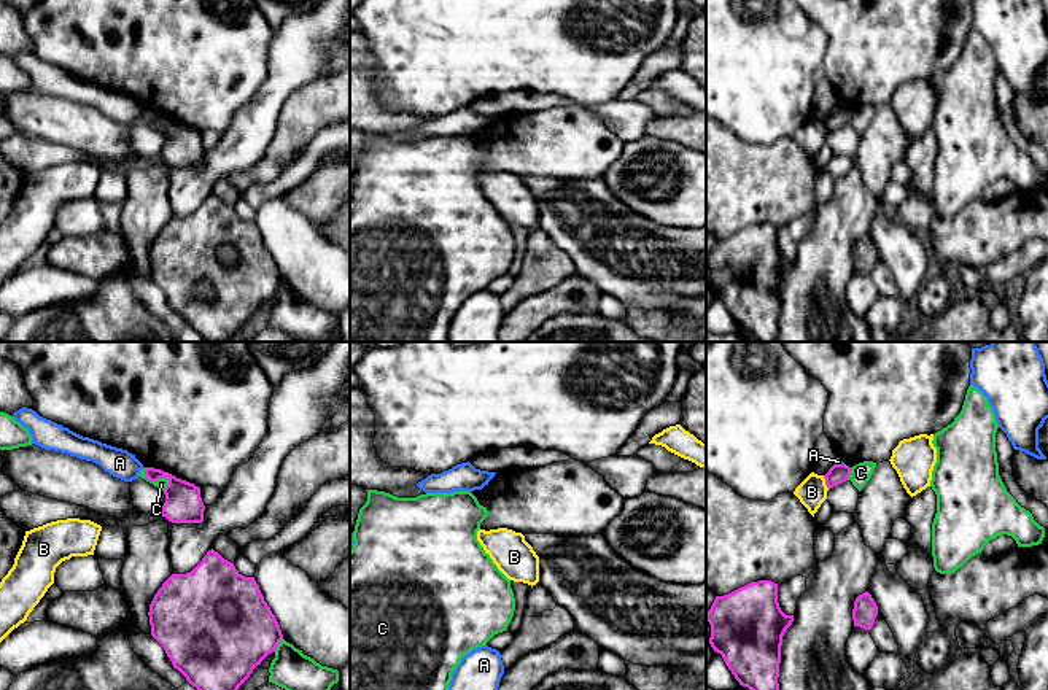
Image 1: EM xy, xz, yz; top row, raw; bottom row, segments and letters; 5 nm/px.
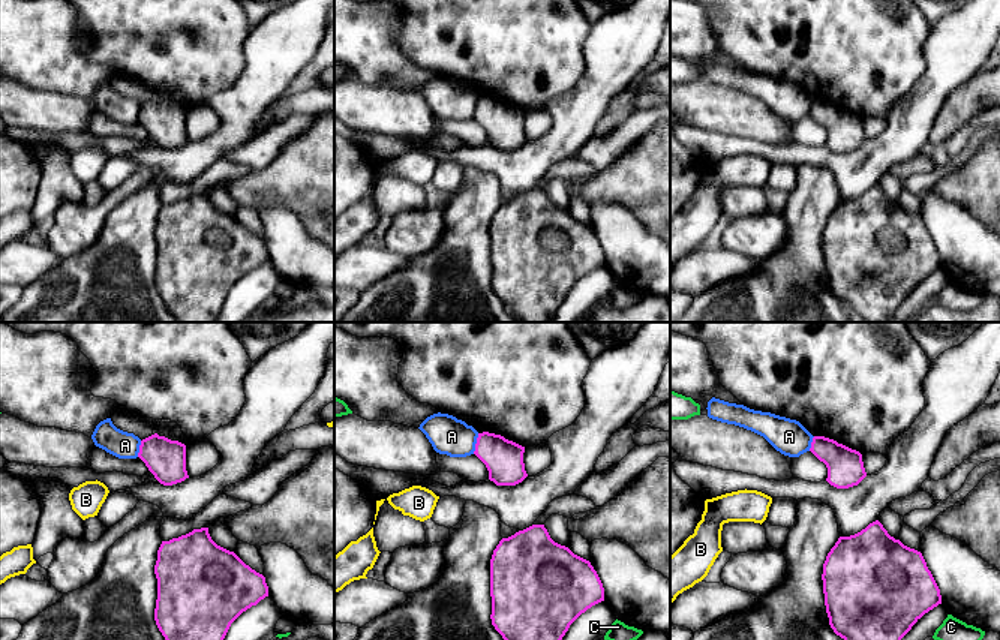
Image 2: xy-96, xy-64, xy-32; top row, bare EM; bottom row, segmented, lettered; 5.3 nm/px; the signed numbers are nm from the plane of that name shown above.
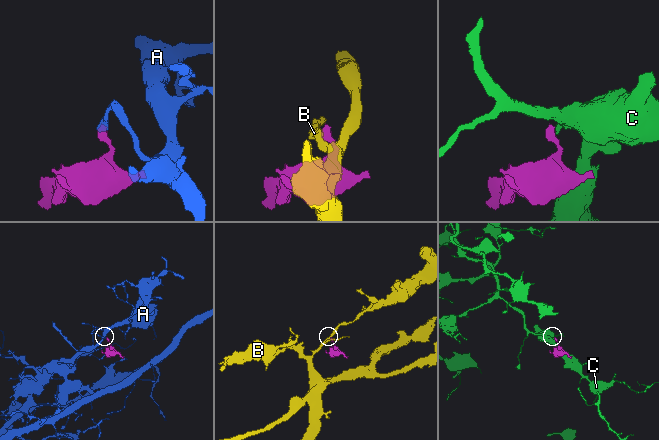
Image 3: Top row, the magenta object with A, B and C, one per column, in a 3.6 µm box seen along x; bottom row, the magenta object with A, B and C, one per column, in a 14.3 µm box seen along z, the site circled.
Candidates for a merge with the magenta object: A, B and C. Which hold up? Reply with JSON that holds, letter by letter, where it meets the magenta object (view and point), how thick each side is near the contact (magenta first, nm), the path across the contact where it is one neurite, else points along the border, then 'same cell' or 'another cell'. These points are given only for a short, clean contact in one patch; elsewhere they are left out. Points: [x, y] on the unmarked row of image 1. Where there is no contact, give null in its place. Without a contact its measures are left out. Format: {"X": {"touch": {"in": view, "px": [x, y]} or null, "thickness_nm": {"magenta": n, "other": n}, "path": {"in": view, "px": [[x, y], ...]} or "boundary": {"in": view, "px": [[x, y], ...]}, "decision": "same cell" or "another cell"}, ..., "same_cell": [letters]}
{"A": {"touch": {"in": "yz", "px": [840, 108]}, "thickness_nm": {"magenta": 100, "other": 30}, "boundary": {"in": "yz", "px": [[835, 107], [843, 108]]}, "decision": "another cell"}, "B": {"touch": {"in": "yz", "px": [826, 126]}, "thickness_nm": {"magenta": 100, "other": 150}, "boundary": {"in": "yz", "px": [[822, 120], [829, 132]]}, "decision": "another cell"}, "C": {"touch": {"in": "xy", "px": [279, 286]}, "thickness_nm": {"magenta": 440, "other": 220}, "decision": "another cell"}, "same_cell": []}

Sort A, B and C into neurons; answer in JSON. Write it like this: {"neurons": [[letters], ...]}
{"neurons": [["A"], ["B"], ["C"]]}

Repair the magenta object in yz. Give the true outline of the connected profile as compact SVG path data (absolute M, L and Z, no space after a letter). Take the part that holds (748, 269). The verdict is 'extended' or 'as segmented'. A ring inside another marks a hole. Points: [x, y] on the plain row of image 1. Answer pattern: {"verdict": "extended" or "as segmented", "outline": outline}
{"verdict": "as segmented", "outline": "M771 224L751 226L728 238L716 240L706 256L711 269L709 288L720 297L725 308L739 326L759 342L779 342L781 289L794 259L786 259L778 246L778 227Z"}

